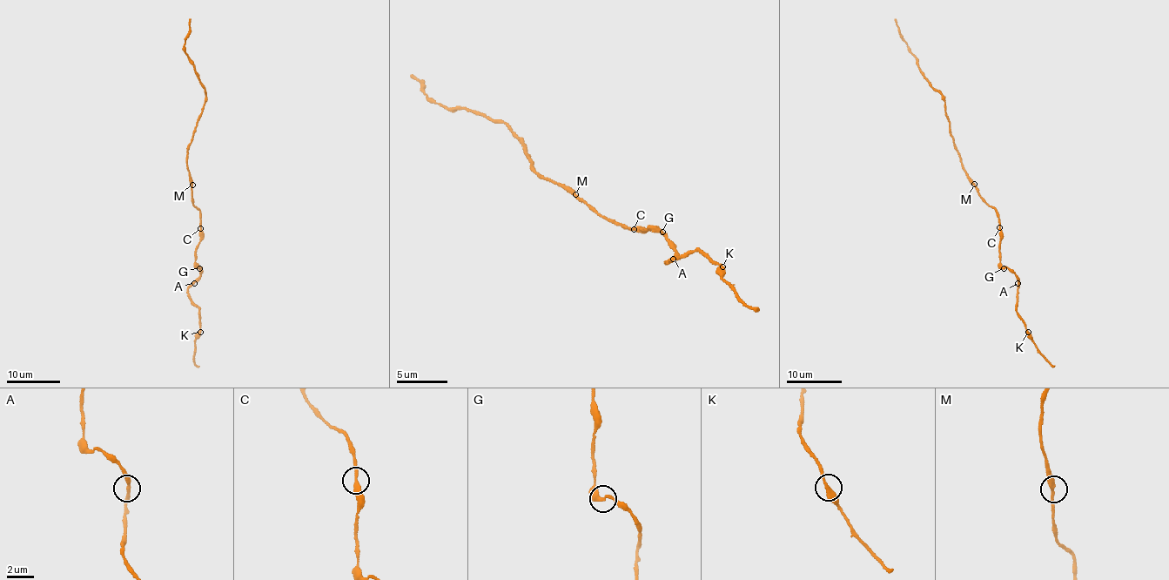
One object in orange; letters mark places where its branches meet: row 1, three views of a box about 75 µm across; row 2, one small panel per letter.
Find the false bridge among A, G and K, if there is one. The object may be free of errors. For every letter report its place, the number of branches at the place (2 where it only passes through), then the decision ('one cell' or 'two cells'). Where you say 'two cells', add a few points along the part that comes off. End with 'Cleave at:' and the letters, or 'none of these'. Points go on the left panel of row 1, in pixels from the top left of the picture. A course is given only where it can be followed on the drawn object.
A: at (194, 283); 2 branches meet; one cell
G: at (199, 268); 2 branches meet; one cell
K: at (200, 332); 2 branches meet; one cell
Cleave at: none of these

